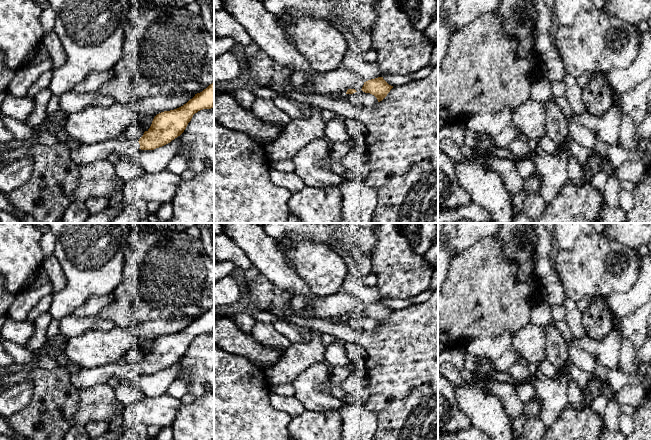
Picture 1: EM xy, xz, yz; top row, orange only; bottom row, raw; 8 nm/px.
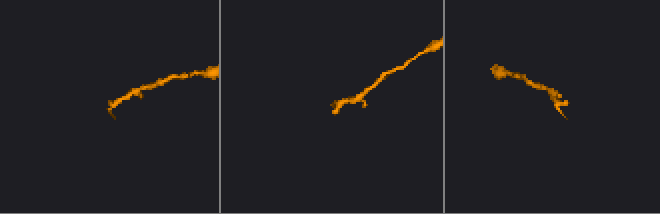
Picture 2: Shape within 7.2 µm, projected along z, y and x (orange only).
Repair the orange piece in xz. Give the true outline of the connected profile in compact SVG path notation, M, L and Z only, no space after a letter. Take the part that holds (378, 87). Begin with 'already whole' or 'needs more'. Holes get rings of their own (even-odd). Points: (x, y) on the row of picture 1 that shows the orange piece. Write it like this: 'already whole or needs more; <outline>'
needs more; M343 68L319 73L314 79L306 81L303 85L316 94L325 96L333 93L344 96L362 90L374 95L378 102L382 101L393 88L383 77L364 82L359 75Z

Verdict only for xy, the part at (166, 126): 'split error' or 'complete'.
split error

